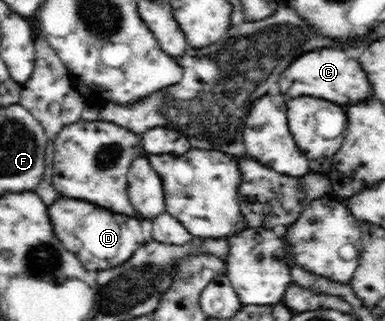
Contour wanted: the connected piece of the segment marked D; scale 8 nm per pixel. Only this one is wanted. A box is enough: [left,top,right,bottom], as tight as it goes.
[49,197,148,271]

